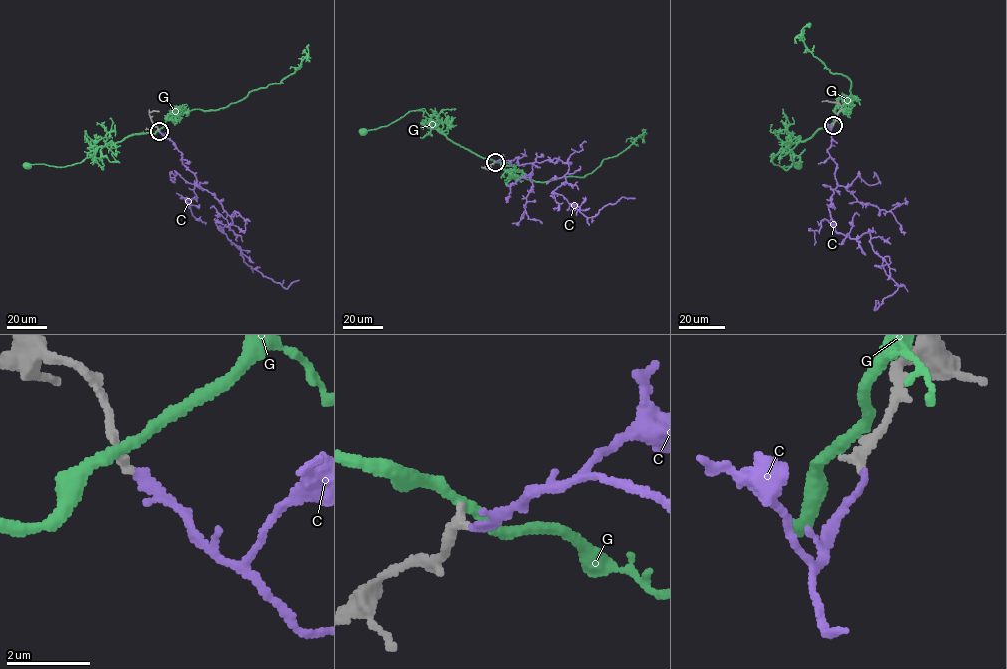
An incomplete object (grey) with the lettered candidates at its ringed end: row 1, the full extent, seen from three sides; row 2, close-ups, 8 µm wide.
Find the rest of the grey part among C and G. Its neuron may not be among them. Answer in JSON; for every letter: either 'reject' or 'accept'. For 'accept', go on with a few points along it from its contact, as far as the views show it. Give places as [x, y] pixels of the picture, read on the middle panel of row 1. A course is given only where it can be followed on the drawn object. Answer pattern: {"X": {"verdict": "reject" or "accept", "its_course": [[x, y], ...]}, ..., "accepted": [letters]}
{"C": {"verdict": "accept", "its_course": [[495, 162], [567, 163], [565, 181], [552, 193], [588, 217], [622, 197], [635, 198]]}, "G": {"verdict": "reject"}, "accepted": ["C"]}

